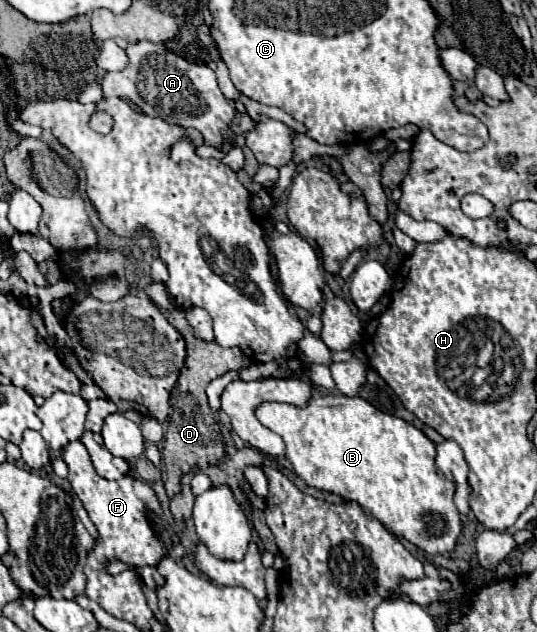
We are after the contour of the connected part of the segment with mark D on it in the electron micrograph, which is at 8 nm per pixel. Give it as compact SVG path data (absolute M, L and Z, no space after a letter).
M175 308L167 314L169 324L173 324L185 338L185 346L187 346L187 356L185 356L185 366L179 374L179 380L171 392L171 410L169 410L169 428L165 434L165 448L163 448L163 462L167 466L167 482L165 482L165 490L167 496L171 498L173 494L179 492L179 478L191 470L193 466L207 466L207 464L215 464L225 456L225 448L223 448L223 438L221 438L221 426L217 424L215 414L211 412L209 404L207 404L207 396L205 396L205 388L211 380L223 376L229 370L239 370L239 368L247 368L251 364L251 360L239 350L239 348L221 348L217 342L201 342L193 336L187 320L185 320L185 312Z

